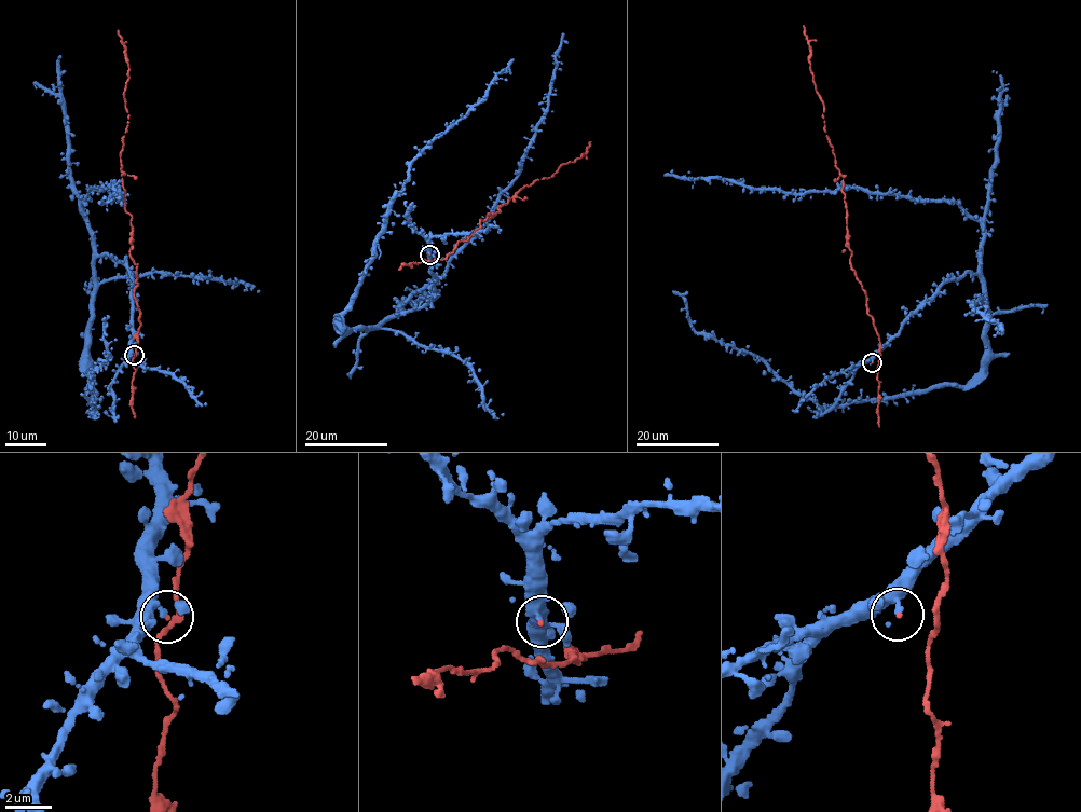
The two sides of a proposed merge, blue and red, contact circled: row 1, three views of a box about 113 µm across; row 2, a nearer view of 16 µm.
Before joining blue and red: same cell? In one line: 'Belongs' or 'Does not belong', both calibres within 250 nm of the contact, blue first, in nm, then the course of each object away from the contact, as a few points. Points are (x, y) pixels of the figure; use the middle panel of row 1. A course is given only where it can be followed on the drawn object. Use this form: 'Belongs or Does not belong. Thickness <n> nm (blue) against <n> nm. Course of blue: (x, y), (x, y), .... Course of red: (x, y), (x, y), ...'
Belongs. Thickness 280 nm (blue) against 130 nm. Course of blue: (429, 253), (436, 292), (428, 302), (359, 330), (341, 326), (340, 317), (412, 160), (483, 98), (514, 58). Course of red: (429, 253), (427, 261), (443, 259), (480, 228), (480, 219), (585, 154), (591, 142)

